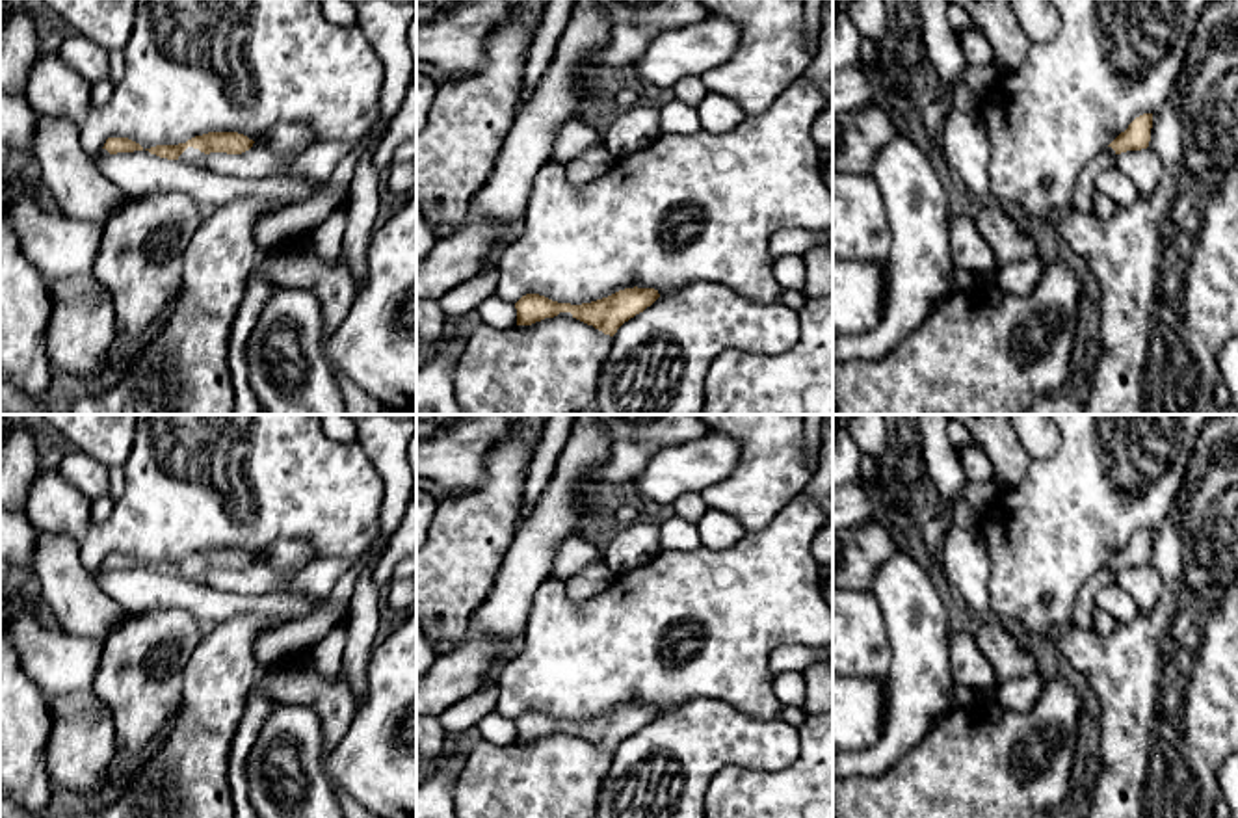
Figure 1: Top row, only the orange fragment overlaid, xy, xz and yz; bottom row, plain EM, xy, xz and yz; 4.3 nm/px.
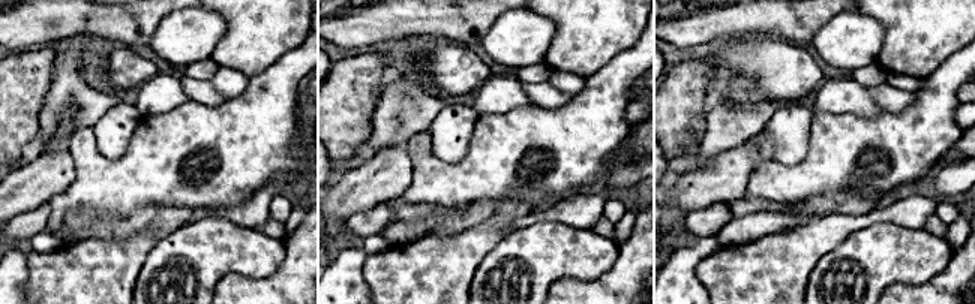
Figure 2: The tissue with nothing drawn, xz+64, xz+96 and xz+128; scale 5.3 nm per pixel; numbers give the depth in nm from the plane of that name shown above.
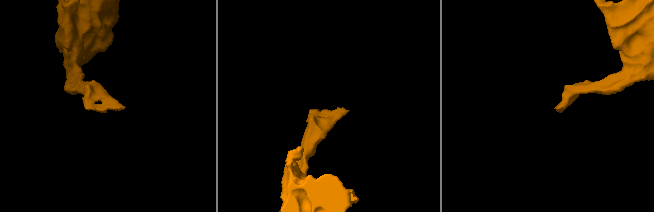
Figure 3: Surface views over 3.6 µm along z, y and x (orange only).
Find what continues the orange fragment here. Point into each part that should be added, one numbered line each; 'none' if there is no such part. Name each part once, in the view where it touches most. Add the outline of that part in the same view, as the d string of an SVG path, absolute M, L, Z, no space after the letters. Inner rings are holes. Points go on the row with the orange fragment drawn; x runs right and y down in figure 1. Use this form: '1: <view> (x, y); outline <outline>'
1: xy (190, 155); outline M188 147L178 160L188 162L188 164L197 164L204 158L206 154L201 152L199 149Z

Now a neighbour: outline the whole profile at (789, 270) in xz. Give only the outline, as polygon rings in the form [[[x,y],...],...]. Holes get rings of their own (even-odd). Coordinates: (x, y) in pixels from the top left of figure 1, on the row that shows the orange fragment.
[[[783,255],[773,260],[773,277],[783,290],[801,290],[807,279],[803,255]]]

